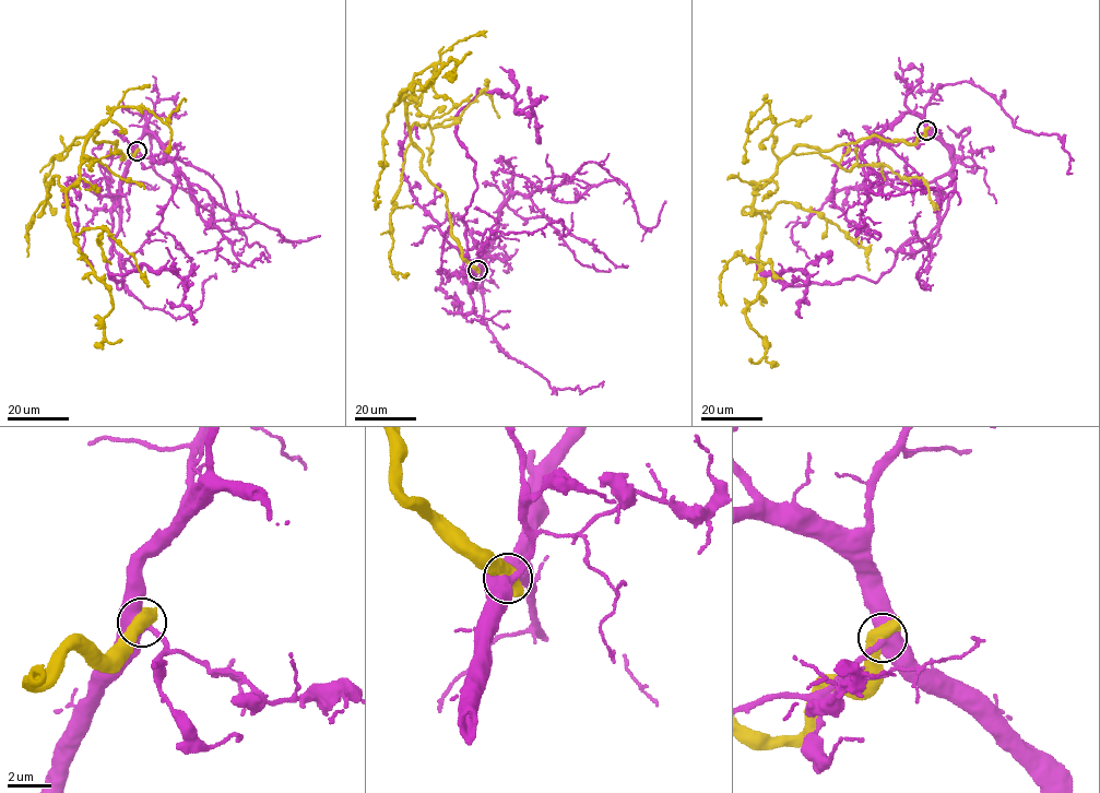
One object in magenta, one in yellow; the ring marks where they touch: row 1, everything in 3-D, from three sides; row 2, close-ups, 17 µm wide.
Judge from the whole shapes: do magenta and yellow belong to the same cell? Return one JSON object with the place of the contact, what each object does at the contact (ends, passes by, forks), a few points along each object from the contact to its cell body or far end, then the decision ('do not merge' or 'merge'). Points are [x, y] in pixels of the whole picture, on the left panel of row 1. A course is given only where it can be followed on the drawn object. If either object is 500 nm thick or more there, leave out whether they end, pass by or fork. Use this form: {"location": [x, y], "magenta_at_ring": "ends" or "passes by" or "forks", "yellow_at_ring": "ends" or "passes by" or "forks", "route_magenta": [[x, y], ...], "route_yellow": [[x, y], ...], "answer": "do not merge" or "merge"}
{"location": [137, 151], "route_magenta": [[137, 151], [107, 271], [119, 288], [123, 280], [109, 273], [173, 270], [192, 324]], "route_yellow": [[137, 151], [121, 158], [94, 131], [66, 192], [75, 244], [109, 294], [106, 341], [121, 340]], "answer": "do not merge"}

